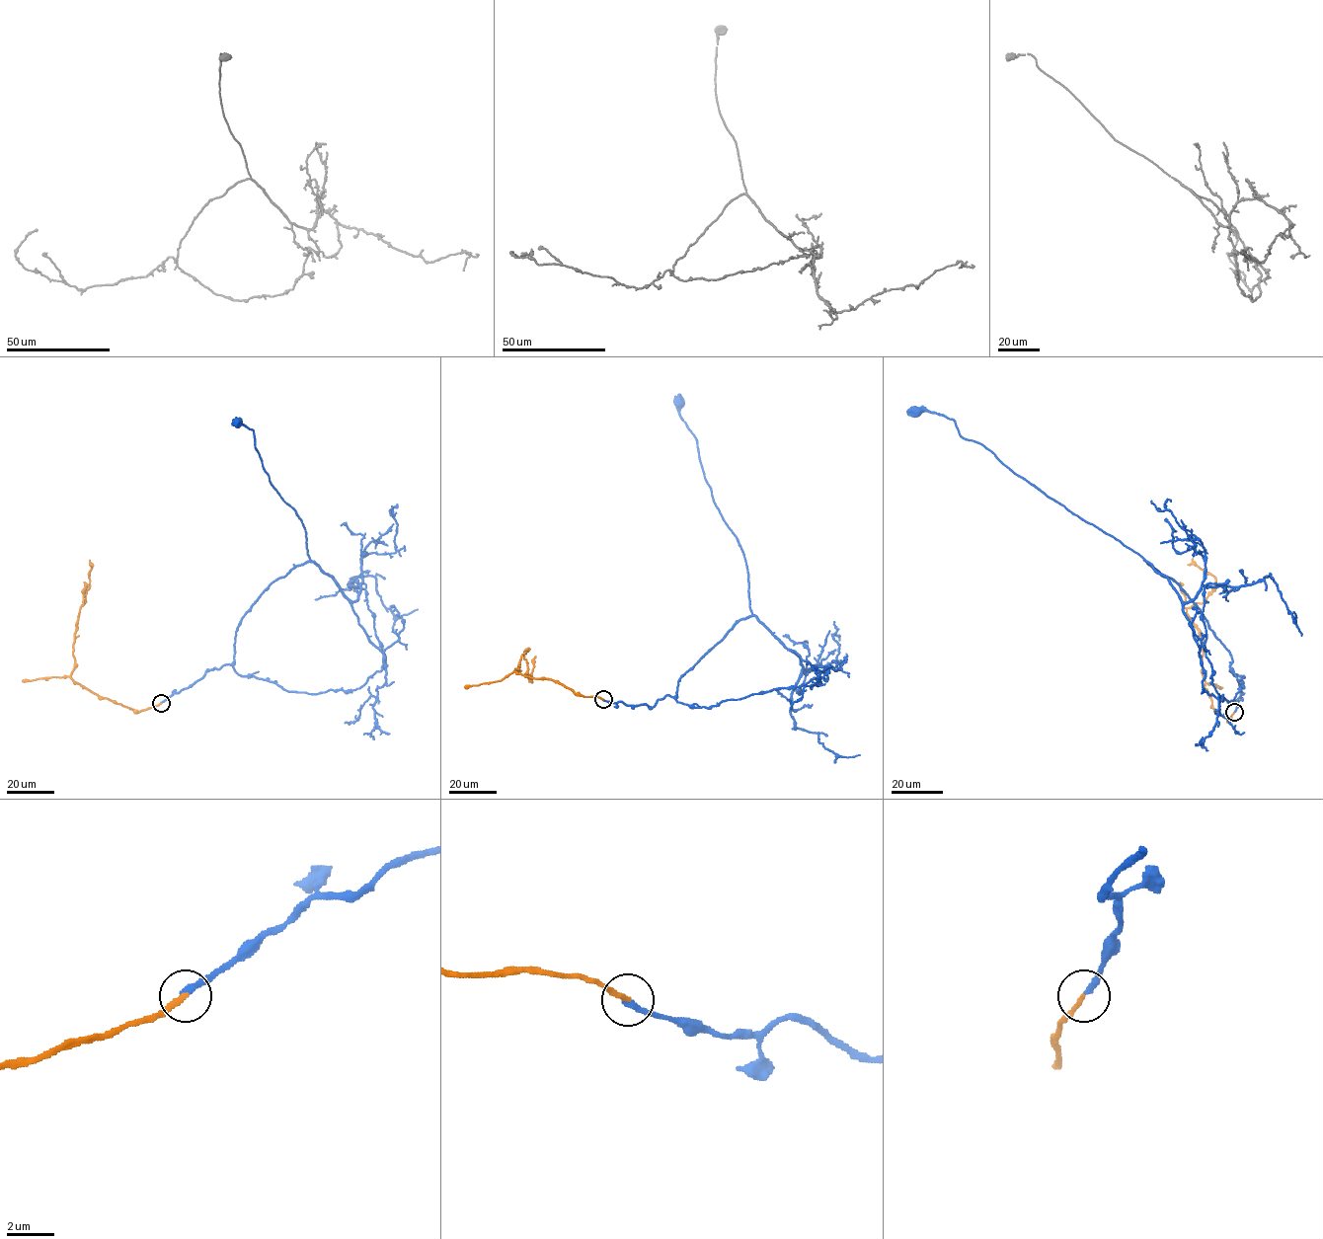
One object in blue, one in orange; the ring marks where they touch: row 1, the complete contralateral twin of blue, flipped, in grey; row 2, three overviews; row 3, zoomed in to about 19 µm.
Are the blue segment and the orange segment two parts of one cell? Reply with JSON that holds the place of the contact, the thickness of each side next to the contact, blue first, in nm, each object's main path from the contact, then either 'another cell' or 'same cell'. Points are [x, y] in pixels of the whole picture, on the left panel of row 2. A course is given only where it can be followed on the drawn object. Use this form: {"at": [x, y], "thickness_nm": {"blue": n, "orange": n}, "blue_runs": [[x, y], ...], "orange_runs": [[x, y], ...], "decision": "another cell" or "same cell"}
{"at": [161, 703], "thickness_nm": {"blue": 260, "orange": 220}, "blue_runs": [[161, 702], [231, 664], [241, 618], [309, 560], [302, 523], [270, 483], [252, 429], [237, 423]], "orange_runs": [[161, 703], [134, 711], [100, 698], [71, 678], [76, 623], [81, 606], [86, 601], [89, 572], [93, 565]], "decision": "same cell"}

